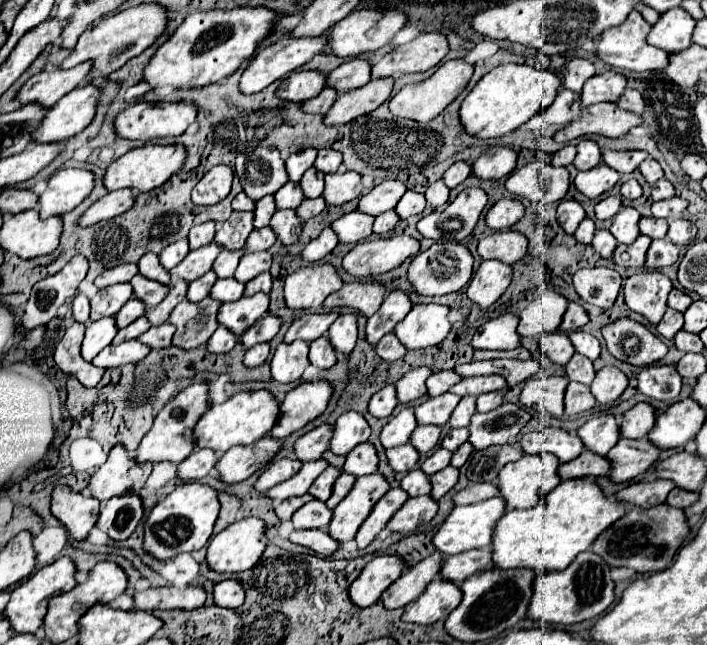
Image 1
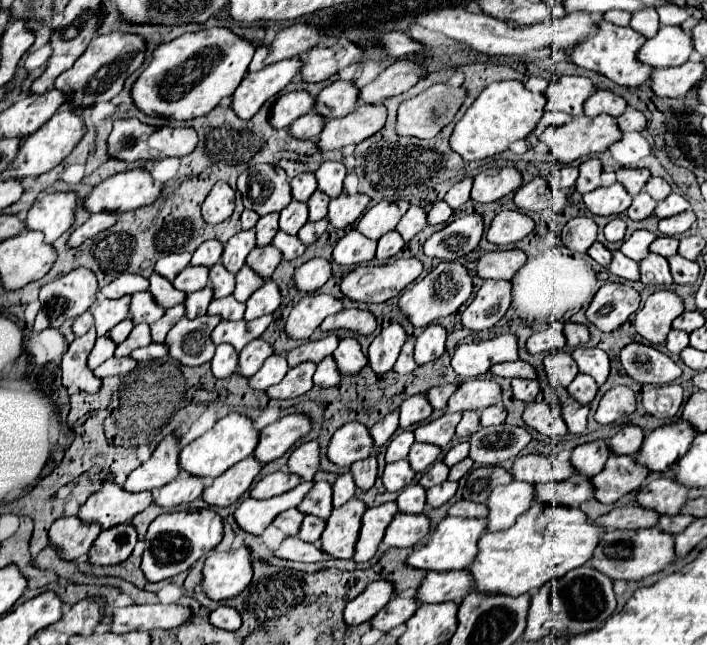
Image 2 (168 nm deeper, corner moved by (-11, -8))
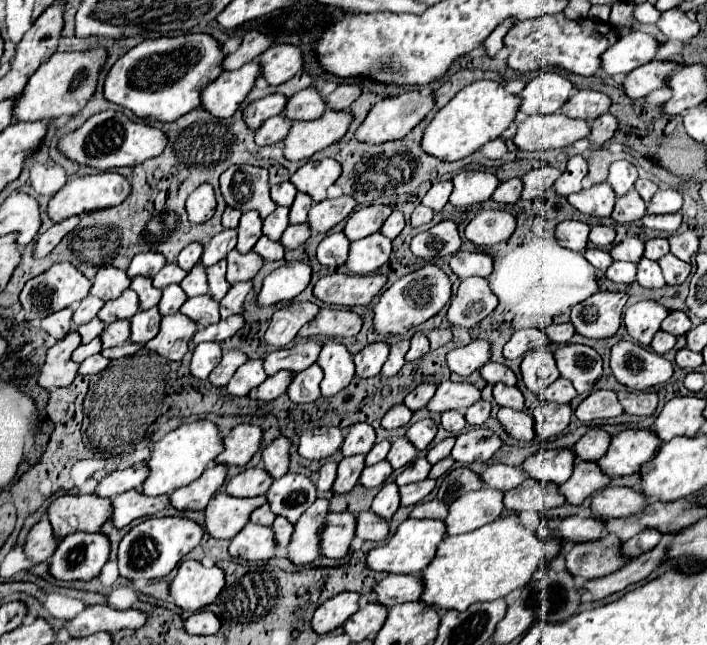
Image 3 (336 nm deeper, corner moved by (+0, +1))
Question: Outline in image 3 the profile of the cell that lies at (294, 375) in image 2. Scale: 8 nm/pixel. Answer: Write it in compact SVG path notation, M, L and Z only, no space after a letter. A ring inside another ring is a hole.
M276 373L276 375L268 377L262 385L252 389L250 399L256 399L256 401L278 399L282 393L286 393L290 381L292 381L292 373Z

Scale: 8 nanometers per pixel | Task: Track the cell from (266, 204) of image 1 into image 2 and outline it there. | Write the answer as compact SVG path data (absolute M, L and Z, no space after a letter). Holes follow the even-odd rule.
M271 212L271 214L265 214L259 218L257 226L255 226L255 232L257 232L257 246L267 246L271 244L273 236L277 234L279 230L279 212Z

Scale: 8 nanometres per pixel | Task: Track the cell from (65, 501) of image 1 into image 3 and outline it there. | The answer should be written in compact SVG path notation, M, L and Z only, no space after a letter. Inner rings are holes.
M42 519L30 529L26 537L26 543L24 543L26 559L30 563L44 563L48 561L48 557L52 557L56 545L58 541L56 537L52 537L52 527L48 525L48 519Z

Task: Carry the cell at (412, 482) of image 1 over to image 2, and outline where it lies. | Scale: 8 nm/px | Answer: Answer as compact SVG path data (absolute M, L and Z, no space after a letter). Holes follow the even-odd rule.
M421 484L407 486L397 498L397 506L401 512L421 514L425 510L425 488Z

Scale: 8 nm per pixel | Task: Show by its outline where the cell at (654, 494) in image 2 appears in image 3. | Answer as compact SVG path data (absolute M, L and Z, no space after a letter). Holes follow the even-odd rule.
M606 487L592 497L590 509L594 519L614 519L640 513L644 503L644 497L632 487Z

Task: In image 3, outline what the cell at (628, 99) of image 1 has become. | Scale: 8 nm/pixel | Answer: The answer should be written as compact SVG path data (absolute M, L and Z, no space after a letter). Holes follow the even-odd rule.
M610 113L594 119L590 123L590 135L588 135L588 141L602 147L614 133L616 133L616 127L618 127L618 121L616 117L612 117Z

